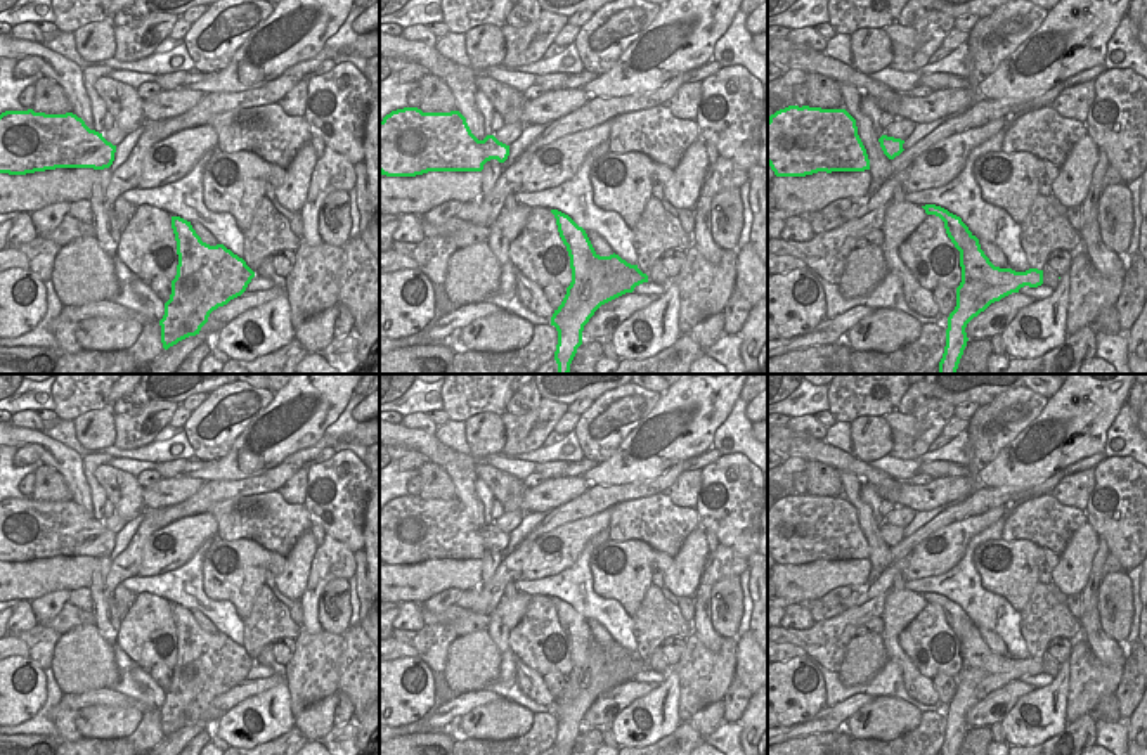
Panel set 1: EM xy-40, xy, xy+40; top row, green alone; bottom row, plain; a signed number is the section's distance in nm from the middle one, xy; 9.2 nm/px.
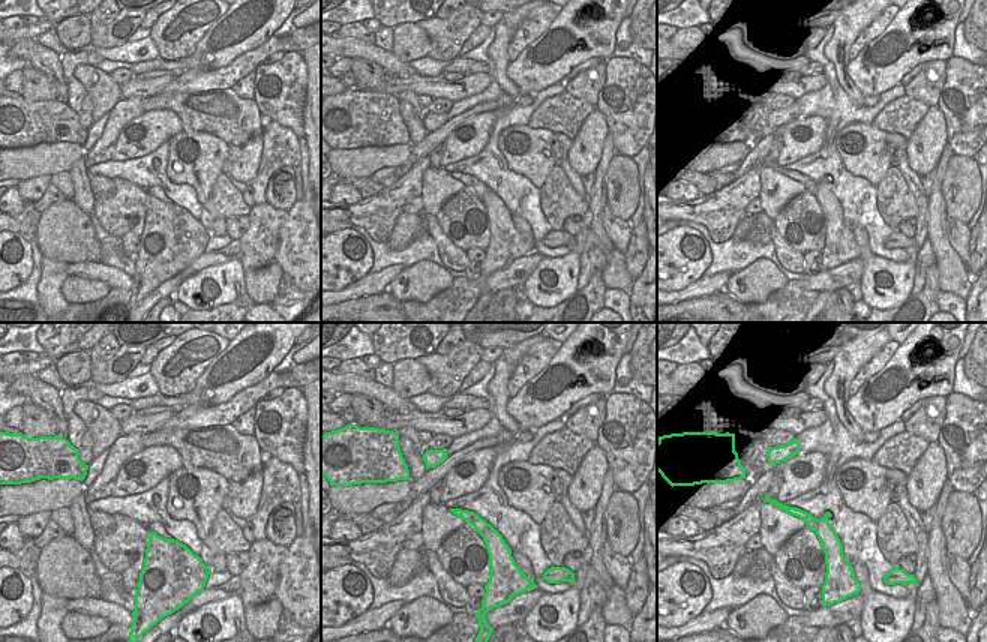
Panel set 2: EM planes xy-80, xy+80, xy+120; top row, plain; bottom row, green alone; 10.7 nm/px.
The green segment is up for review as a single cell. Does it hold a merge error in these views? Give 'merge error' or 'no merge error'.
merge error

